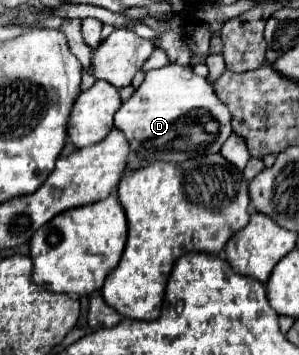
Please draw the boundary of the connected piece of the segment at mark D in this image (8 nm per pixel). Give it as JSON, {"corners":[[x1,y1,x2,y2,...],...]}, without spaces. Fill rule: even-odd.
{"corners":[[174,63,146,73,142,85,116,111,114,127,126,135,130,145,126,157,128,171,148,167,152,161,182,163,192,157,218,153,232,135,230,111,216,97,208,79,198,77,192,67]]}

